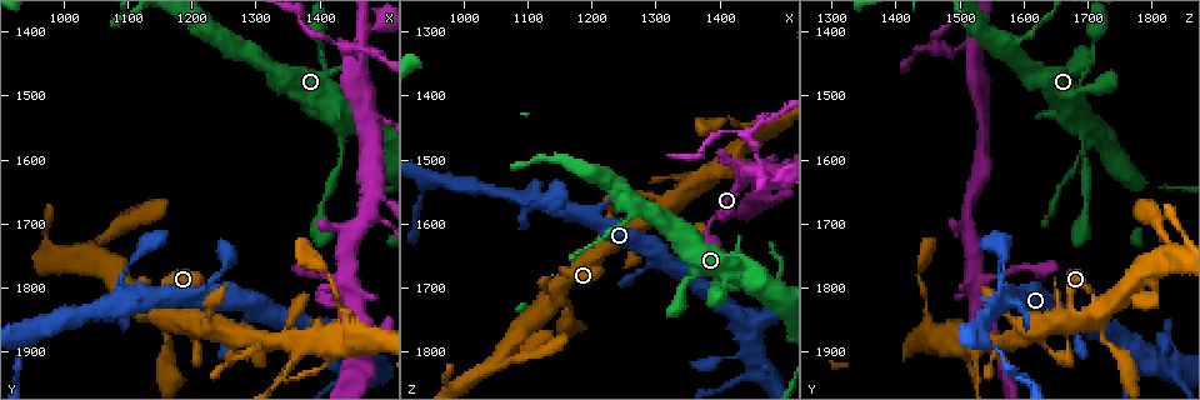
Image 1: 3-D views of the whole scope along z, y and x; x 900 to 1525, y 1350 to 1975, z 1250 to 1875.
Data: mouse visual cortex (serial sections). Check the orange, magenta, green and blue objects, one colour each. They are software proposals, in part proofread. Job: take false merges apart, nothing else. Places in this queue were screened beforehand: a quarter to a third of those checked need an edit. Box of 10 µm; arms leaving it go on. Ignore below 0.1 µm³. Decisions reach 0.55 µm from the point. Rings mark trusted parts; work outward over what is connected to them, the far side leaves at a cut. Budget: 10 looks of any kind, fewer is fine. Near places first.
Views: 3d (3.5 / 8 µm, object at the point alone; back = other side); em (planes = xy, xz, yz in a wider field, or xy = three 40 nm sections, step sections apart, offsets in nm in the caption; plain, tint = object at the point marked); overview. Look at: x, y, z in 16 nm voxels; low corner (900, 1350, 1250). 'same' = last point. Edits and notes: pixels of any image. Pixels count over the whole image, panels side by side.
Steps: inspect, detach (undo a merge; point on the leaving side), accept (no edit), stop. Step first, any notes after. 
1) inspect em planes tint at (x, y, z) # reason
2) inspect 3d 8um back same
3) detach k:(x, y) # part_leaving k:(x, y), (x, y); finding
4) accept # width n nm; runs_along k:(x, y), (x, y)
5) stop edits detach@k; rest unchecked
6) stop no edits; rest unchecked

inspect 3d 8um at (1145, 1850, 1700) # three-way junction

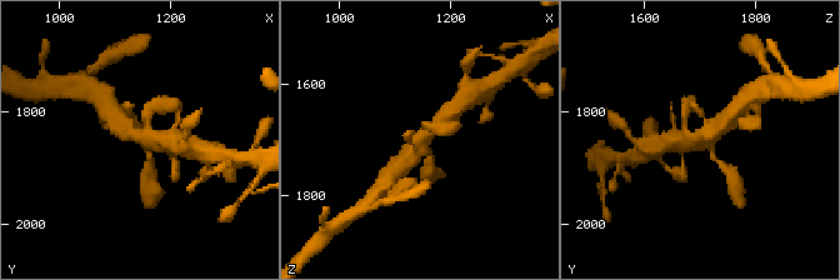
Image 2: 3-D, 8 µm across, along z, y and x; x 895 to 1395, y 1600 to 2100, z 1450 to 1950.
inspect 3d 3.5um same

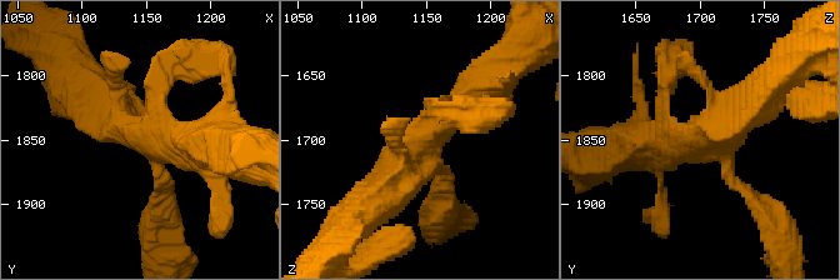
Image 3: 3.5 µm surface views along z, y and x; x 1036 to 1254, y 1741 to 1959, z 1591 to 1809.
inspect em xy step 1 tint at (1148, 1848, 1702)

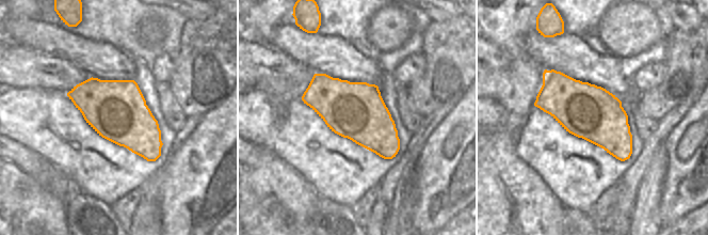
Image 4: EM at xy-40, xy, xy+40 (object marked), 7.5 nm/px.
accept # runs_along 3:(438, 106), (441, 119), (380, 199); continuous, no second cell

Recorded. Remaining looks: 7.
inspect 3d 3.5um at (1110, 1825, 1565) # sudden change in width

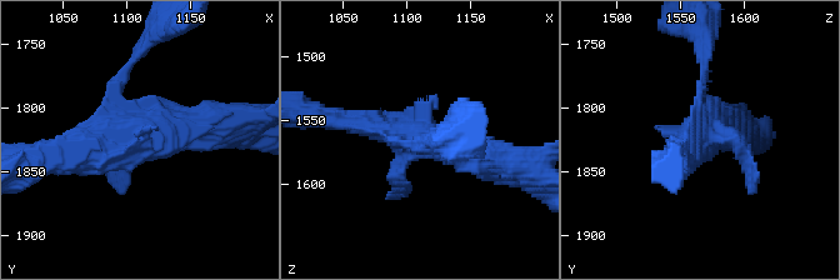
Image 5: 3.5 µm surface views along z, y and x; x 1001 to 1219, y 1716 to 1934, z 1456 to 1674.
inspect em xy step 1 tint at (1110, 1824, 1566) # shape alone is not enough

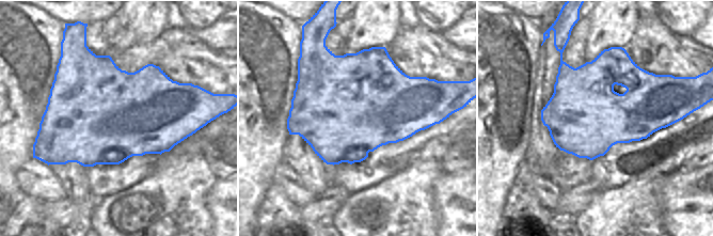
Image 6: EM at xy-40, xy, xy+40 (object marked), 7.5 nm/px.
inspect em planes tint same # another direction

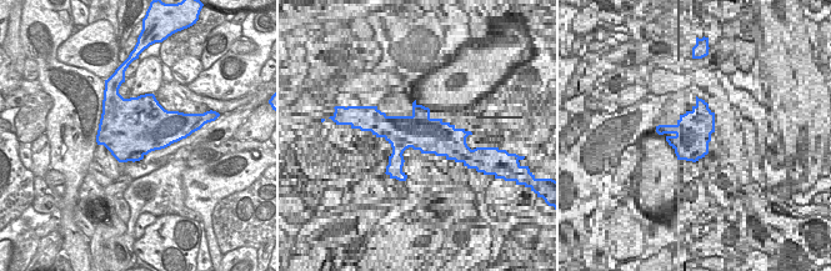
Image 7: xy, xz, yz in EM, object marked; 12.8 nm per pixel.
accept # runs_along 5:(498, 160), (345, 121); continuous, no second cell

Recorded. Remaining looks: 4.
inspect 3d 8um at (1485, 1660, 1515) # two arms at a narrow angle

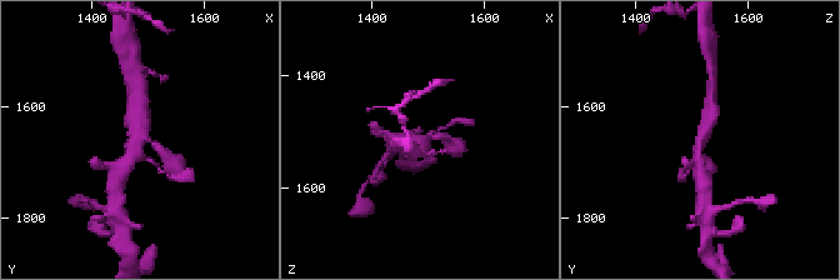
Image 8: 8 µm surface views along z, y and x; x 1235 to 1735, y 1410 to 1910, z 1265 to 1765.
inspect 3d 3.5um back same

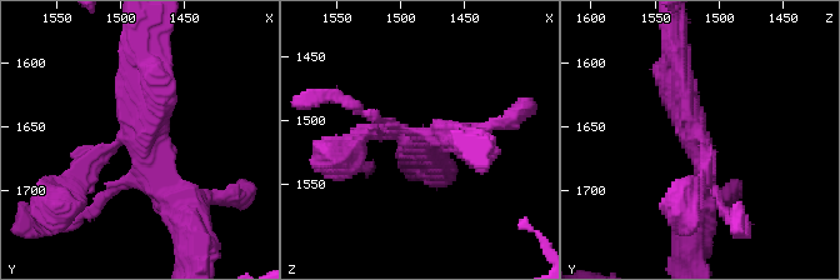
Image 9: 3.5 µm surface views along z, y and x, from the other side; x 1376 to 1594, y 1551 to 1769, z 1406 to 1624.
inspect em xy step 2 tint at (1484, 1662, 1518) # arms 4; arm_widths 150, 150, 350, 350 nm; need the tissue

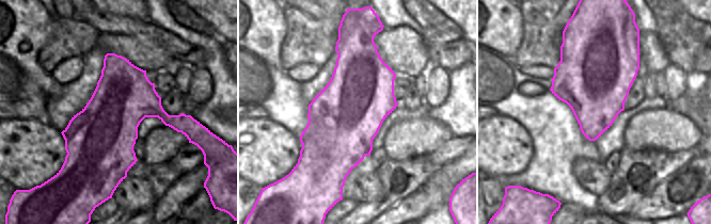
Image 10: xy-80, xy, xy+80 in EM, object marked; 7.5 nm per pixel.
accept # runs_along 9:(184, 209), (141, 140), (149, 64); all the same cell

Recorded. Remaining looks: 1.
stop no edits; rest unchecked

